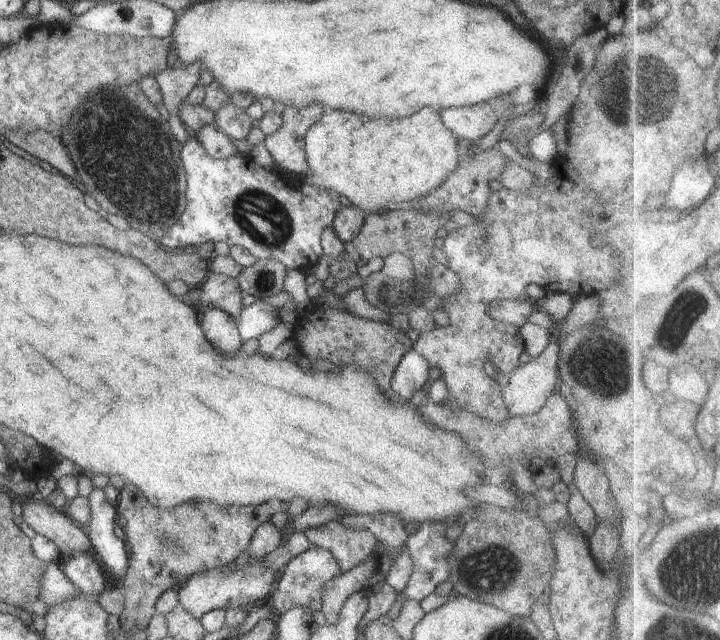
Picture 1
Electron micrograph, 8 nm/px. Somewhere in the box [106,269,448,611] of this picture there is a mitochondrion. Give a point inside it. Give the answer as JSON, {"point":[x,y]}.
{"point":[170,542]}

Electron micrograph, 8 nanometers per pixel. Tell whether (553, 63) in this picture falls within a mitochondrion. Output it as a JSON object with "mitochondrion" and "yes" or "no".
{"mitochondrion":"no"}

